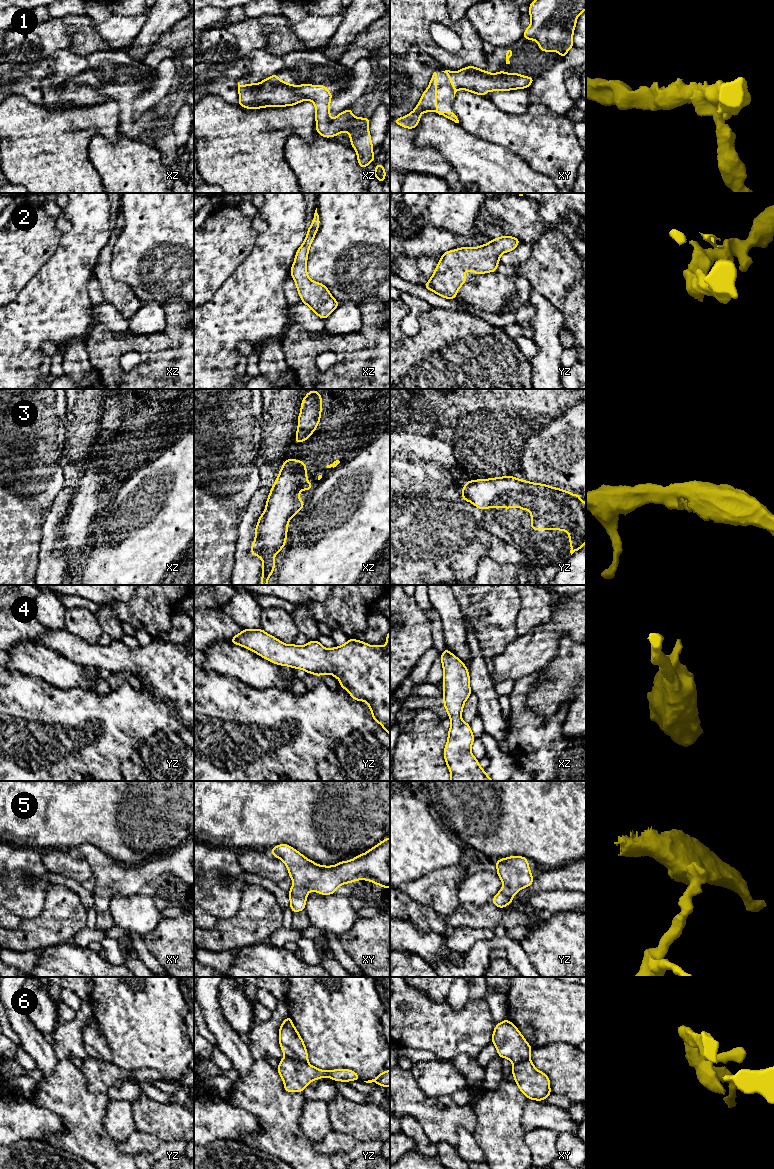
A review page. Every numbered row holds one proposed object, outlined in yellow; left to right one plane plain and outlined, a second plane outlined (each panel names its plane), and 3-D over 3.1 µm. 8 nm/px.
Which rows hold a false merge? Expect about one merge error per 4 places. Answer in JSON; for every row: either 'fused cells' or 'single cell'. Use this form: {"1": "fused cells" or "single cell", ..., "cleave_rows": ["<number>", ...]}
{"1": "single cell", "2": "single cell", "3": "single cell", "4": "single cell", "5": "single cell", "6": "fused cells", "cleave_rows": ["6"]}

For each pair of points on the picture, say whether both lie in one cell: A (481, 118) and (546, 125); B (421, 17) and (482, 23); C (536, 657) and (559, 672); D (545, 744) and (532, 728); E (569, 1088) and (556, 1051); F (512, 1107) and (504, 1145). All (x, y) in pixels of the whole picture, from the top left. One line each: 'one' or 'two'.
A: one
B: two
C: two
D: one
E: one
F: one

